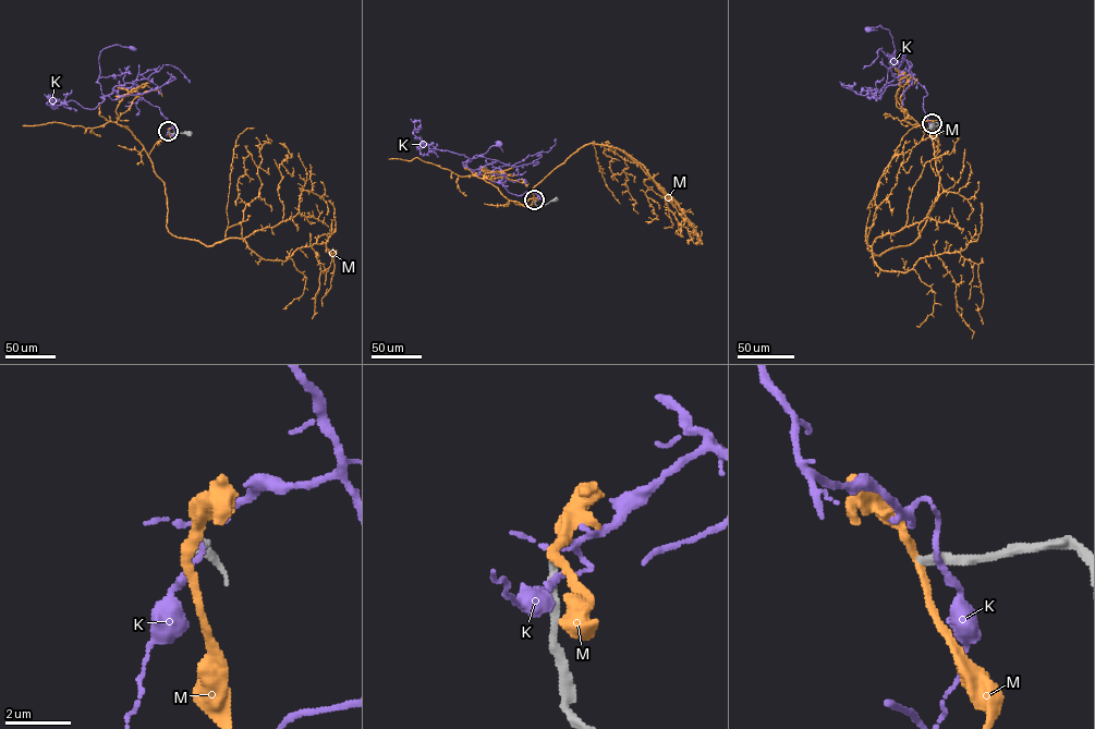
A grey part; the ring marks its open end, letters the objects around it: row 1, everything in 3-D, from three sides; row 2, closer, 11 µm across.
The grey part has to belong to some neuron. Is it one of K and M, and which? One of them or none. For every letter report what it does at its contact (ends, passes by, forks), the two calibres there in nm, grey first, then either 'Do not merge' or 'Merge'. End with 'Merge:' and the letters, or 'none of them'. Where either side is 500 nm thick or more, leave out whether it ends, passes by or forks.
K: It passes by. Thickness 320 nm (grey) against 190 nm. Do not merge
M: It passes by. Thickness 240 nm (grey) against 240 nm. Do not merge
Merge: none of them

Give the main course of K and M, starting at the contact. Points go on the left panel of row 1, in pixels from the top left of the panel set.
K: (168, 131), (172, 125), (159, 108), (136, 90), (122, 87), (100, 97), (100, 51), (116, 45), (131, 47)
M: (168, 131), (148, 156), (168, 230), (207, 246), (242, 239), (282, 260), (325, 243), (335, 268), (321, 306)

